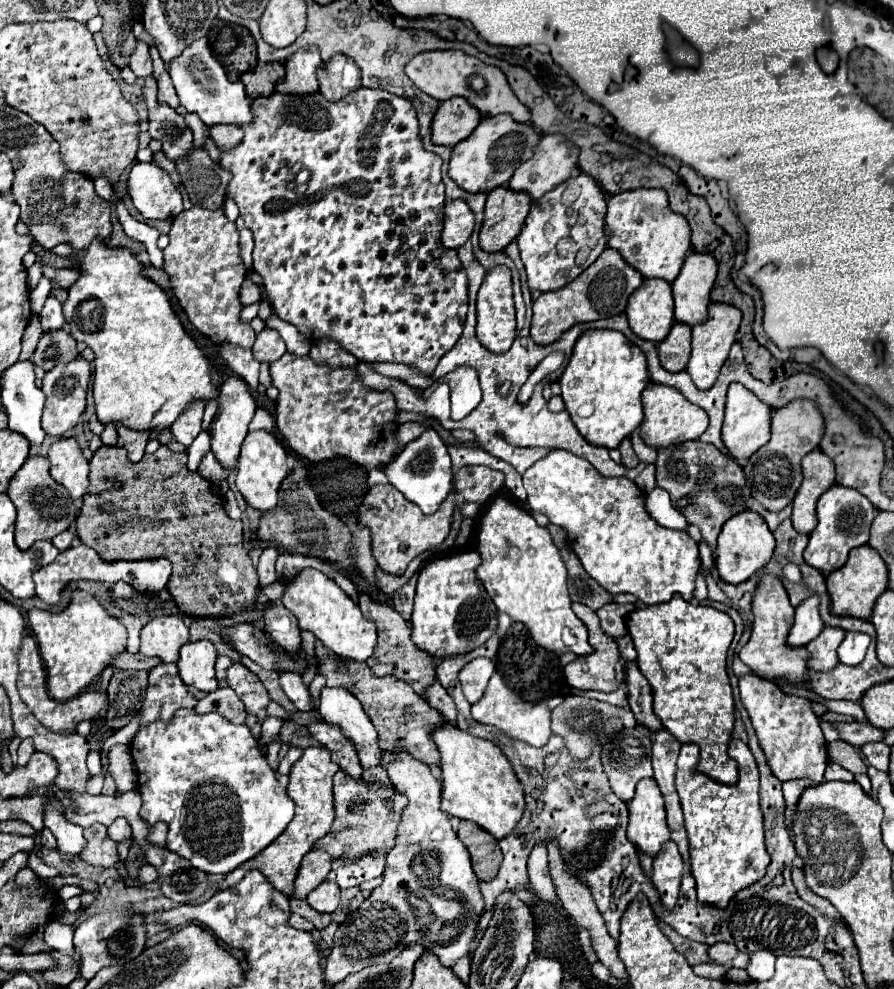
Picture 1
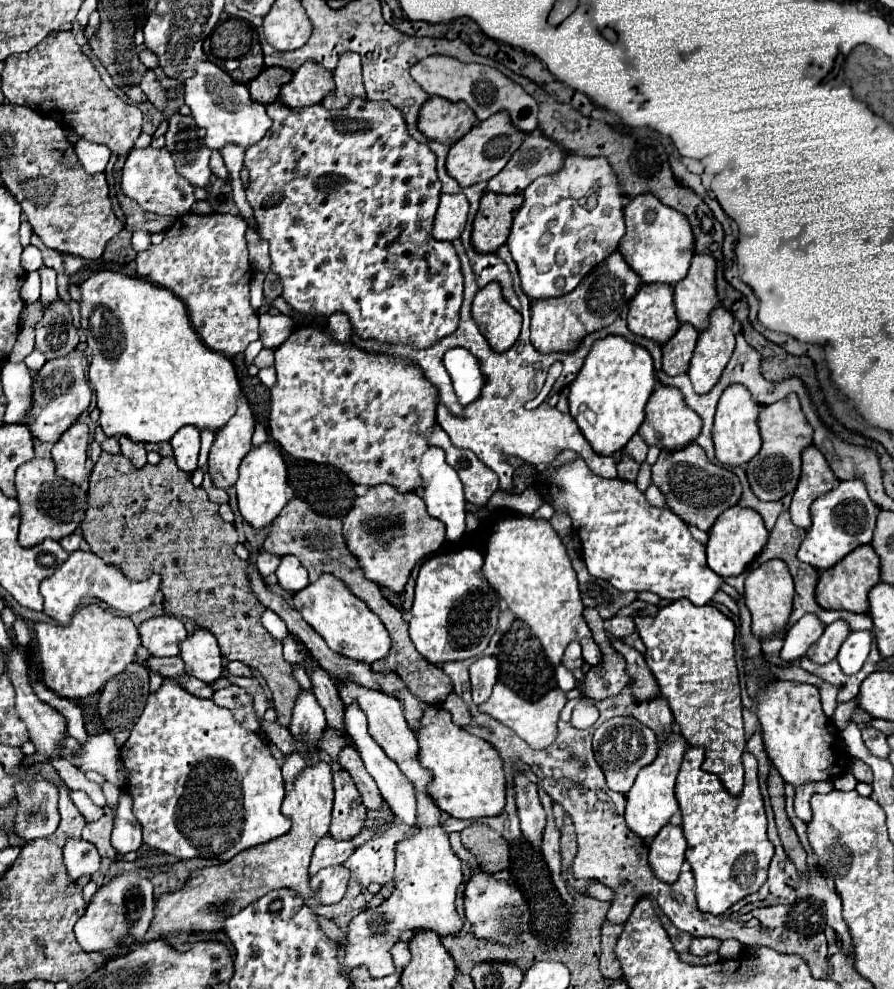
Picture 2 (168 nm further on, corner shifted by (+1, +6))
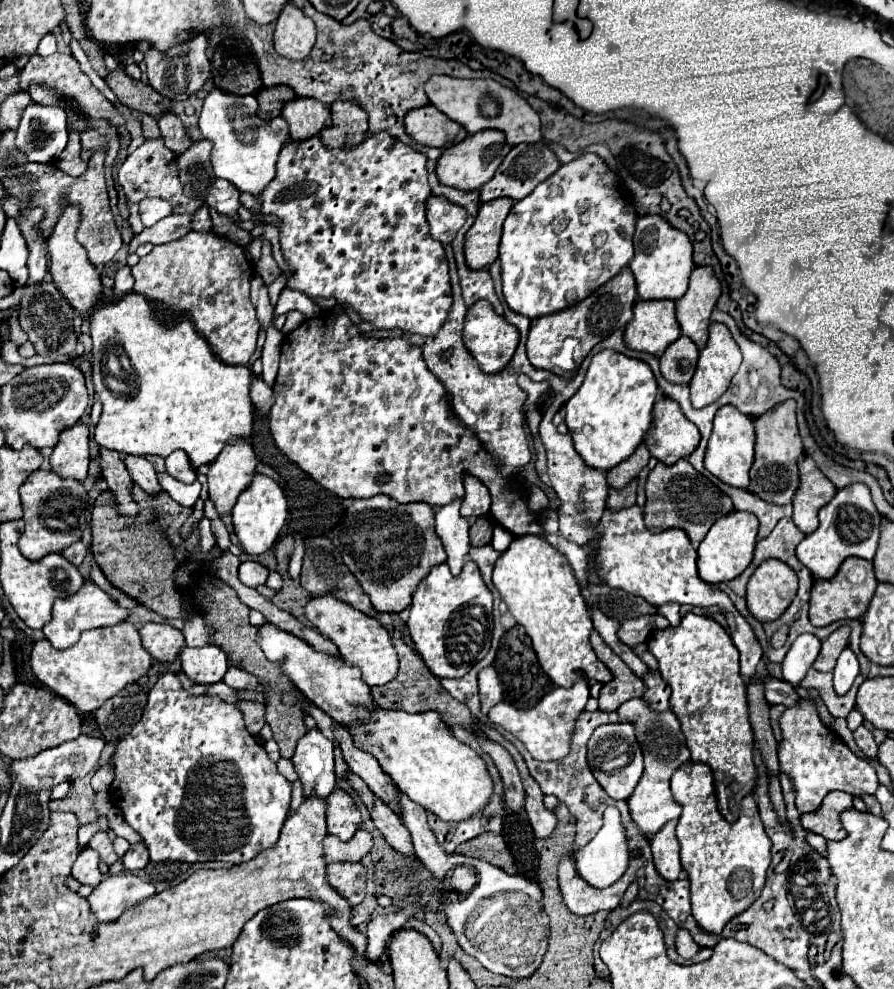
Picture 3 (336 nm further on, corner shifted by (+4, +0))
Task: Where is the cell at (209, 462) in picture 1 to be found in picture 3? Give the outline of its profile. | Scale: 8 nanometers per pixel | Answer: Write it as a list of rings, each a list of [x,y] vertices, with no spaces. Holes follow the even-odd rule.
[[[173,452],[171,456],[165,458],[165,462],[167,462],[167,474],[173,476],[175,480],[183,484],[191,484],[197,480],[197,474],[191,472],[191,464],[187,464],[185,452]]]

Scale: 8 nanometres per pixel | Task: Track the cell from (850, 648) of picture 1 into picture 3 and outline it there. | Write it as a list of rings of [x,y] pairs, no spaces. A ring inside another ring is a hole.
[[[845,648],[837,660],[837,666],[833,670],[833,688],[839,696],[843,696],[845,692],[849,692],[853,680],[859,674],[859,662],[857,656],[853,654],[851,648]]]

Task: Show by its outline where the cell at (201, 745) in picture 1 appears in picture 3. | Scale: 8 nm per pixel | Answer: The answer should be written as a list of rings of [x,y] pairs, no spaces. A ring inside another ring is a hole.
[[[165,672],[159,676],[159,680],[155,682],[155,686],[149,692],[149,700],[143,712],[143,718],[133,726],[133,730],[119,742],[113,758],[111,758],[113,770],[115,770],[115,780],[109,788],[109,794],[113,798],[113,804],[121,810],[125,822],[141,836],[143,844],[147,846],[151,860],[153,862],[209,862],[209,860],[223,860],[229,864],[241,864],[251,860],[253,856],[257,856],[261,850],[267,850],[271,846],[275,846],[275,842],[279,840],[279,832],[283,828],[283,822],[289,814],[289,804],[291,804],[291,784],[279,774],[277,764],[267,756],[263,744],[259,744],[245,728],[243,724],[243,714],[239,708],[235,708],[233,704],[223,702],[219,696],[209,696],[209,694],[201,694],[201,696],[193,696],[189,694],[181,682],[179,676],[173,672]]]

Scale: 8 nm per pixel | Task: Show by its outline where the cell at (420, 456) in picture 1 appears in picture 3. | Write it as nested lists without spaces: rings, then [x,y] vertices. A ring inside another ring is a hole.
[[[455,500],[435,514],[435,530],[441,538],[445,552],[447,552],[447,564],[455,576],[461,574],[463,564],[469,560],[469,520],[459,514],[461,502]]]

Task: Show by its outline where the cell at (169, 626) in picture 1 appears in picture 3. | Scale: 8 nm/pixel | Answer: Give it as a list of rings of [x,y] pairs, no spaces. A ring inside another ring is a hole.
[[[147,622],[143,624],[139,634],[143,638],[143,648],[159,662],[173,662],[181,652],[181,648],[185,646],[185,638],[181,630],[165,622],[161,624]]]

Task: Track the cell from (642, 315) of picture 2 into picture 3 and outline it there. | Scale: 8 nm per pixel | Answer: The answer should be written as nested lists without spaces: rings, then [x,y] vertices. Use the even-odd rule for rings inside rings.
[[[641,300],[633,308],[633,320],[625,328],[625,344],[631,350],[661,356],[665,348],[681,336],[675,318],[675,302]]]

